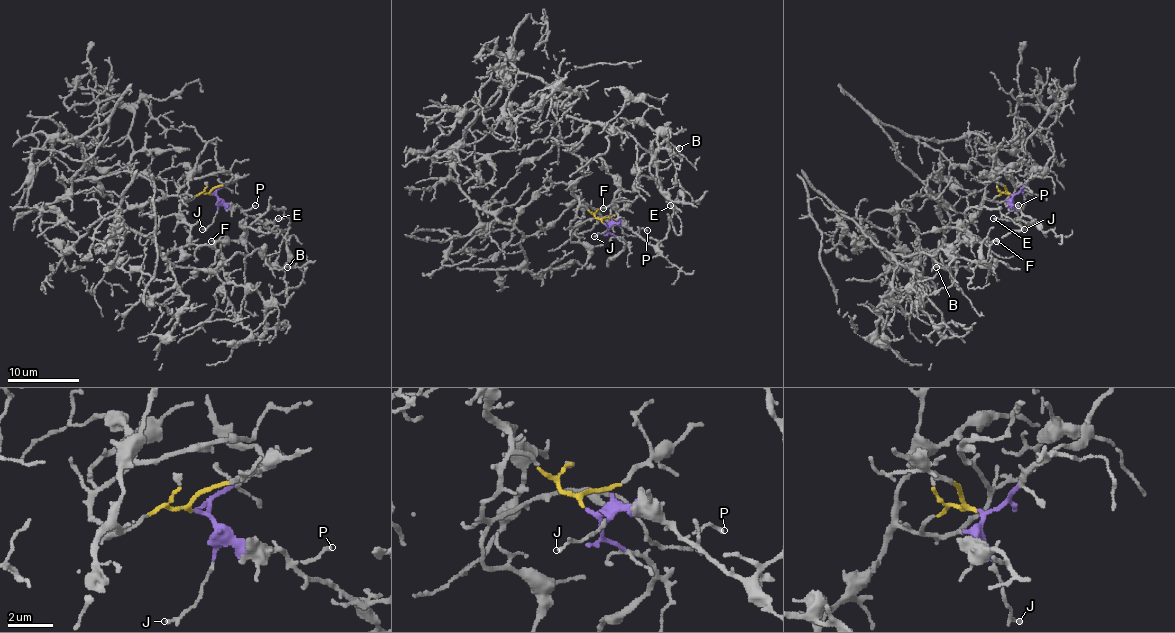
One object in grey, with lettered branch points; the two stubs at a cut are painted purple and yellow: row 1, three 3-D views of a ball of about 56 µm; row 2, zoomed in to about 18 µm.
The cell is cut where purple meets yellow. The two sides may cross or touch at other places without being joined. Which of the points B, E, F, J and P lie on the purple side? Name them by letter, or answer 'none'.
E, J, P

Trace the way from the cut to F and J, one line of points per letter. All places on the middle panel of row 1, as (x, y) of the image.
F: (602, 223), (572, 192), (583, 164), (595, 158), (604, 162), (617, 187), (615, 200), (602, 209)
J: (604, 223), (610, 227), (602, 234), (593, 236)

